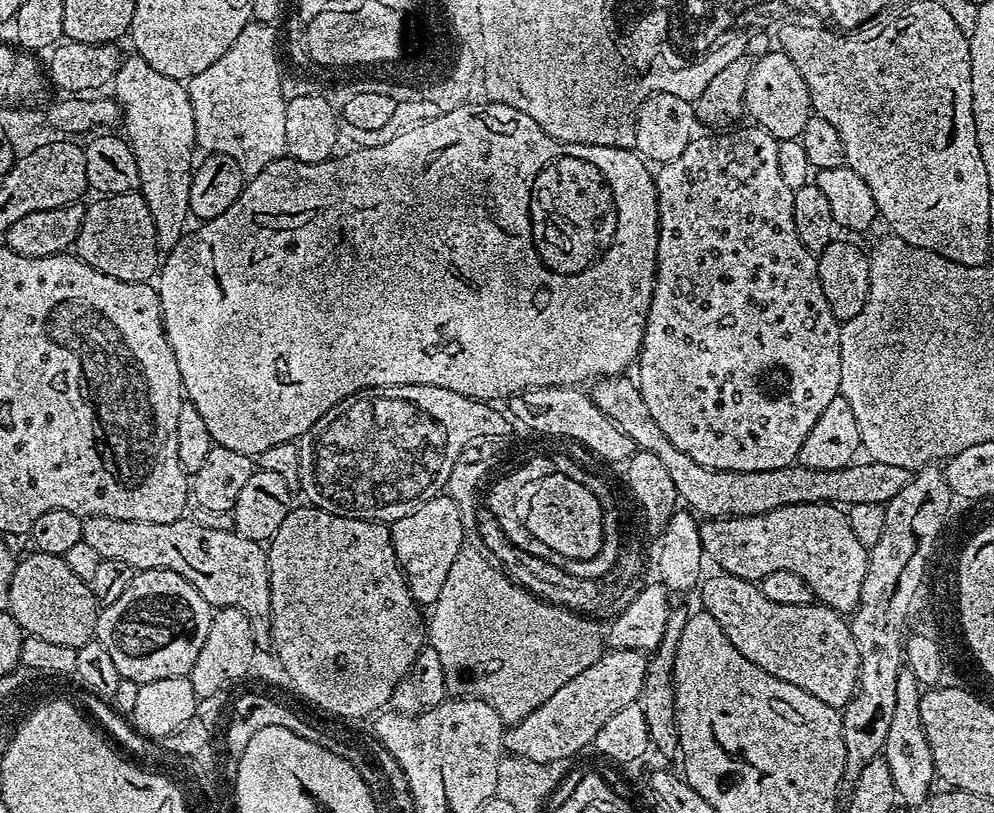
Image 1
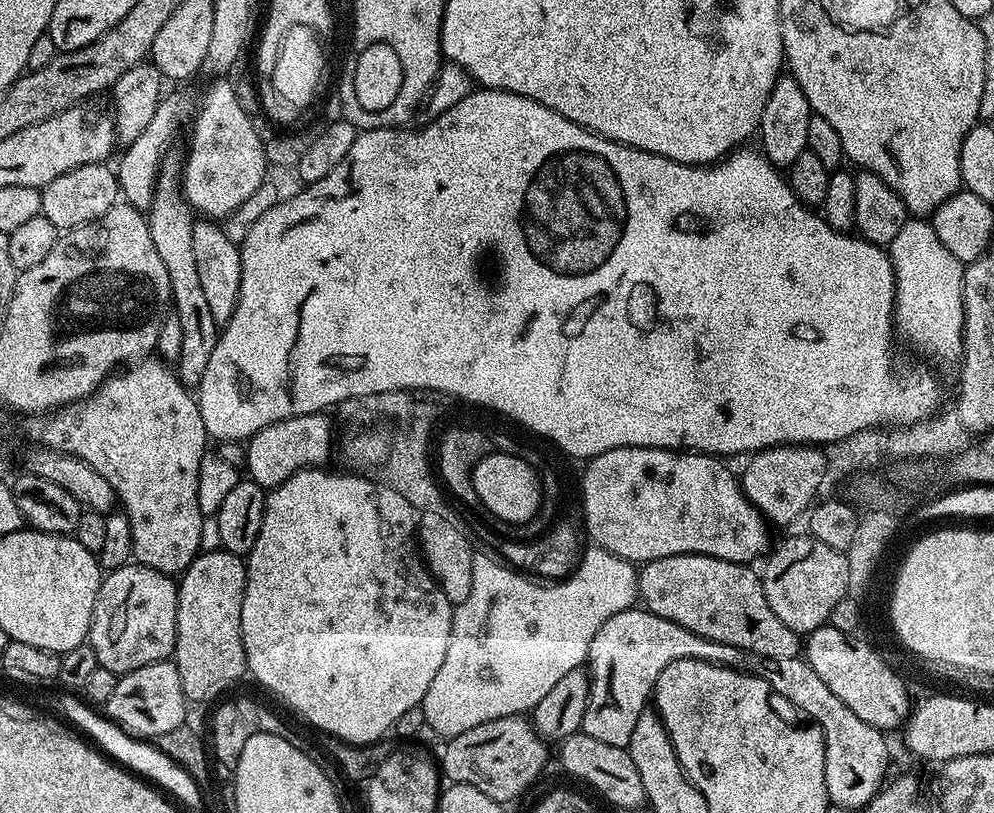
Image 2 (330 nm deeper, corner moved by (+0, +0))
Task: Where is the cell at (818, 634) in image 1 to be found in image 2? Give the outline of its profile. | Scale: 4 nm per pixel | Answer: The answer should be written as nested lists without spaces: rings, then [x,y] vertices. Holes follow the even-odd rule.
[[[667,556],[649,560],[641,567],[638,592],[650,612],[702,638],[775,660],[800,656],[801,637],[770,610],[764,597],[764,581],[754,569],[713,556]]]

